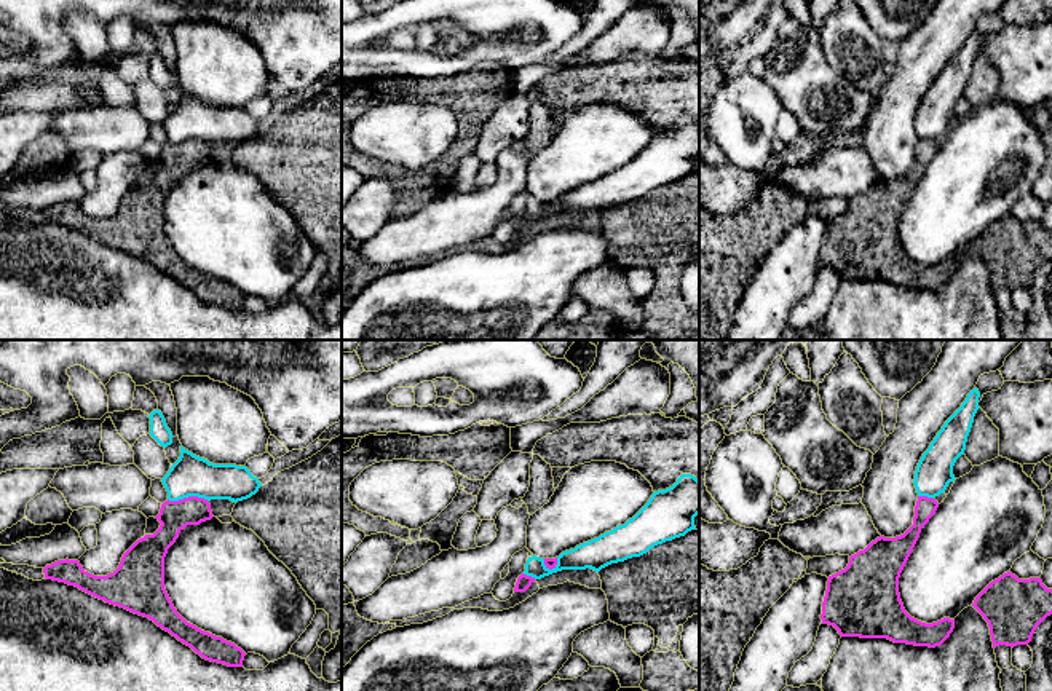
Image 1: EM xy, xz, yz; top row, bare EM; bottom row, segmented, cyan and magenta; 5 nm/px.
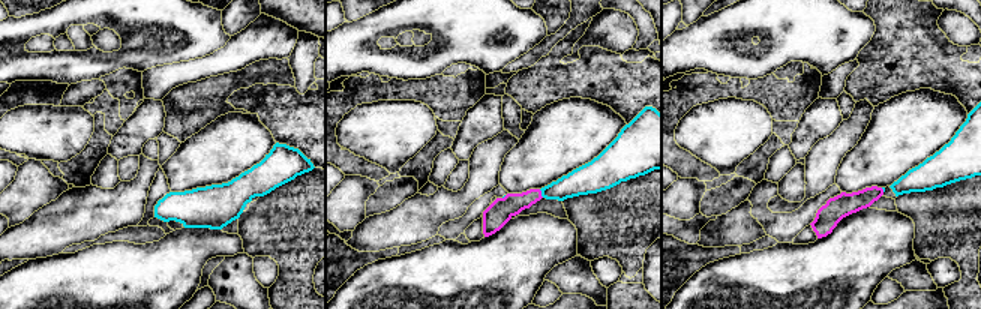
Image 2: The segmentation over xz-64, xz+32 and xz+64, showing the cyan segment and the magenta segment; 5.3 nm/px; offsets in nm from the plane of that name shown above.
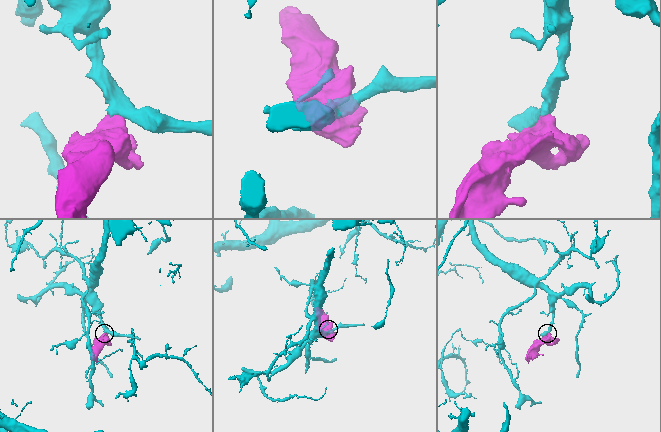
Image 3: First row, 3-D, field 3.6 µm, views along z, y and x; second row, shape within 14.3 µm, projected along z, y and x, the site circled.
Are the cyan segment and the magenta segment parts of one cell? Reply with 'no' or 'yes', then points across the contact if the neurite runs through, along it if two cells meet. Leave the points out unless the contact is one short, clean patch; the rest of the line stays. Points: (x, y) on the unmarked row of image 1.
no | along xy (168, 141), (203, 139), (208, 144)

